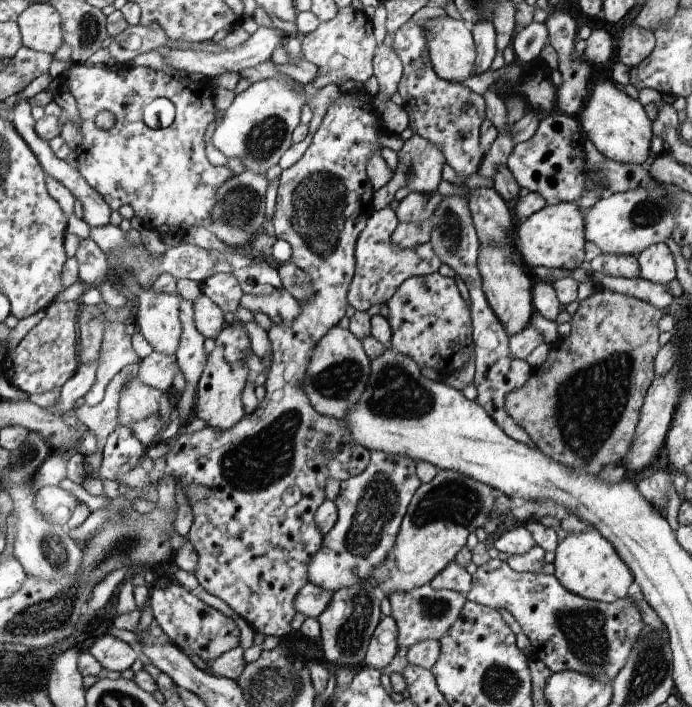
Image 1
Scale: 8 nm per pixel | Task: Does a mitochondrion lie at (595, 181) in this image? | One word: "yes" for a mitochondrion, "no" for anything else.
yes

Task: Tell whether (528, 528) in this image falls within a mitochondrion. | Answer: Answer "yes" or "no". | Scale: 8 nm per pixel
no

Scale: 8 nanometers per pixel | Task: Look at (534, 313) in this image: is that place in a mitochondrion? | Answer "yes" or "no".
no

